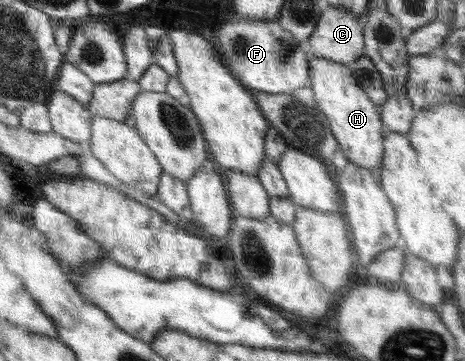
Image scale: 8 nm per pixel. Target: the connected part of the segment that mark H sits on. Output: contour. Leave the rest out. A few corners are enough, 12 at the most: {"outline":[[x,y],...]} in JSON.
{"outline":[[308,59],[339,149],[377,174],[387,132],[347,65]]}

